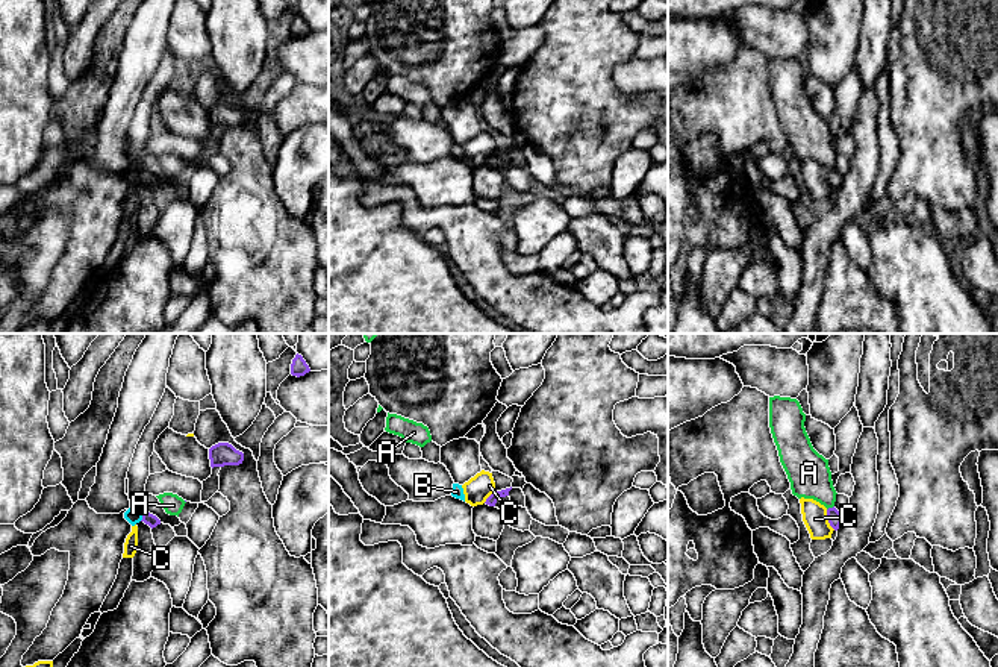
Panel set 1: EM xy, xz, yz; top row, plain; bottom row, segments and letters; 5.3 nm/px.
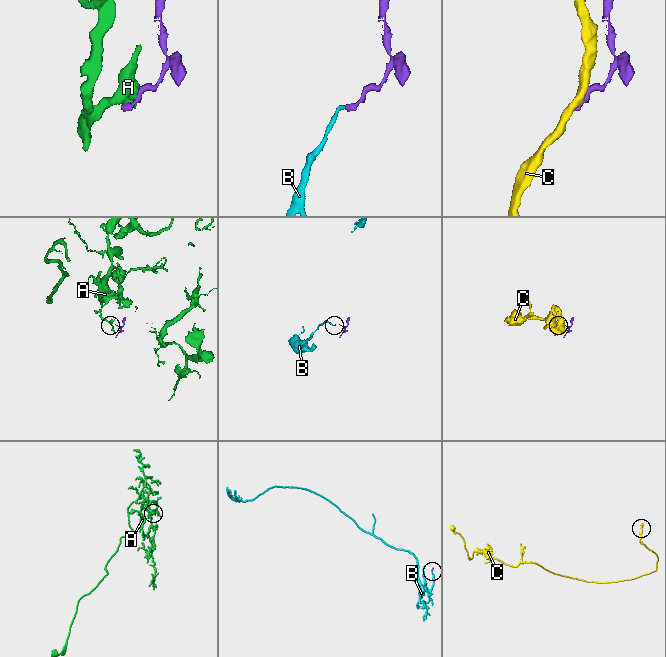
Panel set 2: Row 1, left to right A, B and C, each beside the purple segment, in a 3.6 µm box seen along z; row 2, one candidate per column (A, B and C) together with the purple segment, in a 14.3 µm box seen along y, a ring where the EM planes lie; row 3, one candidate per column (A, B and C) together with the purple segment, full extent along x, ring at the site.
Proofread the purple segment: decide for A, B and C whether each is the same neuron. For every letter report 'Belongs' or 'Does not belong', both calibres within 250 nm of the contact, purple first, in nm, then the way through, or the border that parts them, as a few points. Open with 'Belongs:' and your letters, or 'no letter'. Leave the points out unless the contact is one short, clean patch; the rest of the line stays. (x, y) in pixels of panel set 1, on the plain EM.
Belongs: B
A: Does not belong. Thickness 80 nm (purple) against 220 nm. Boundary: yz (833, 165), (827, 170)
B: Belongs. Thickness 70 nm (purple) against 80 nm. Path across: xy (149, 179), (143, 178), (132, 176)
C: Does not belong. Thickness 80 nm (purple) against 130 nm

